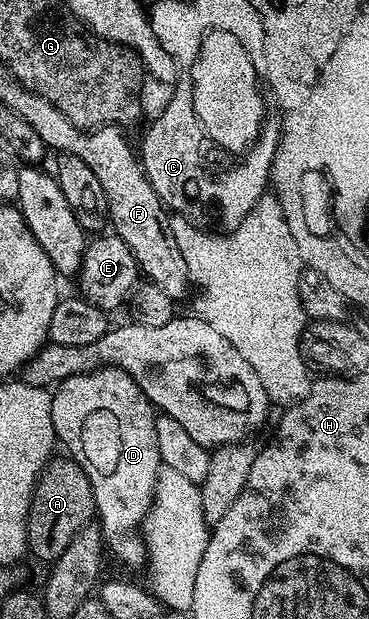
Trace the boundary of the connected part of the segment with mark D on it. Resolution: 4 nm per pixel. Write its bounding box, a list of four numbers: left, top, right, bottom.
[51,367,161,566]

